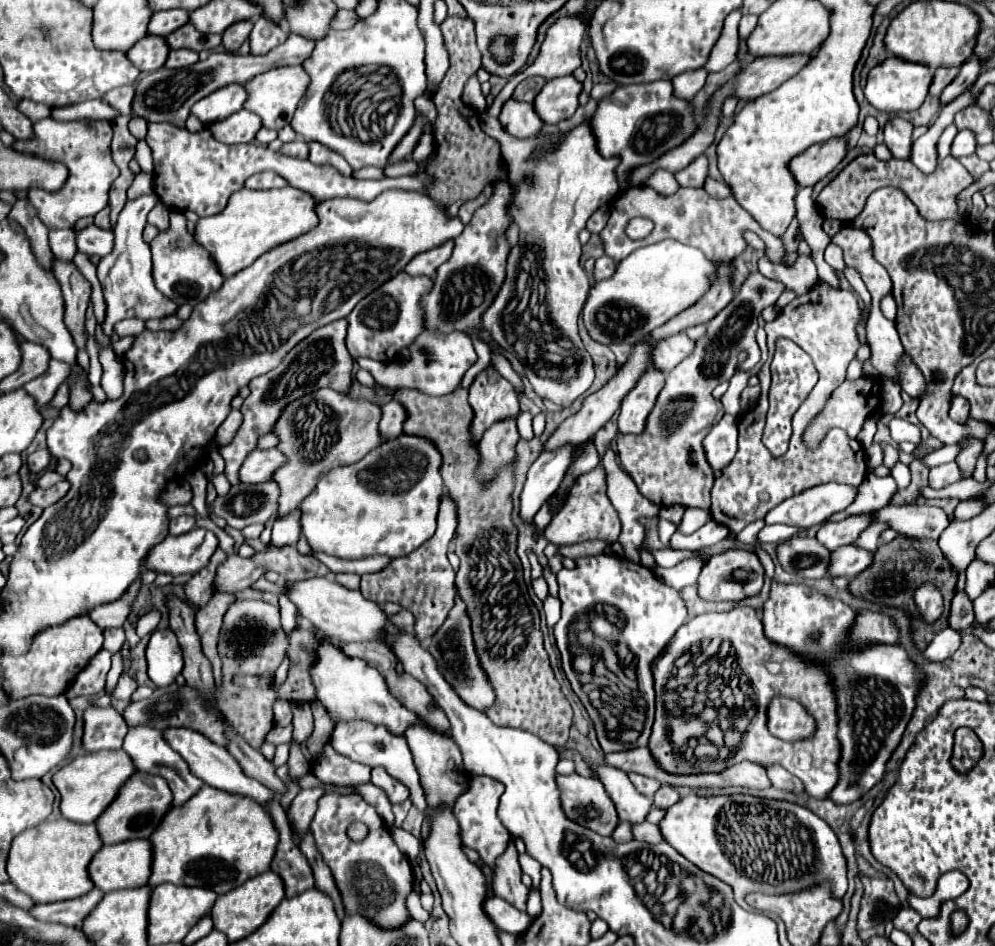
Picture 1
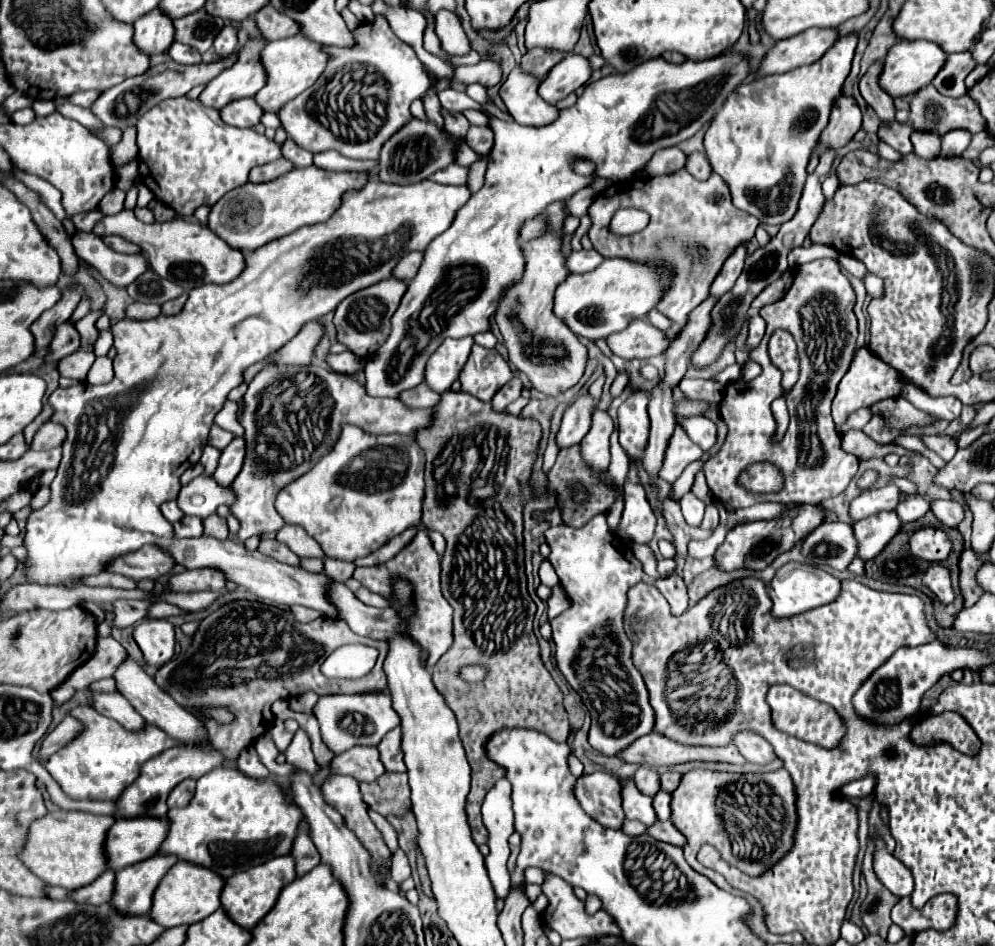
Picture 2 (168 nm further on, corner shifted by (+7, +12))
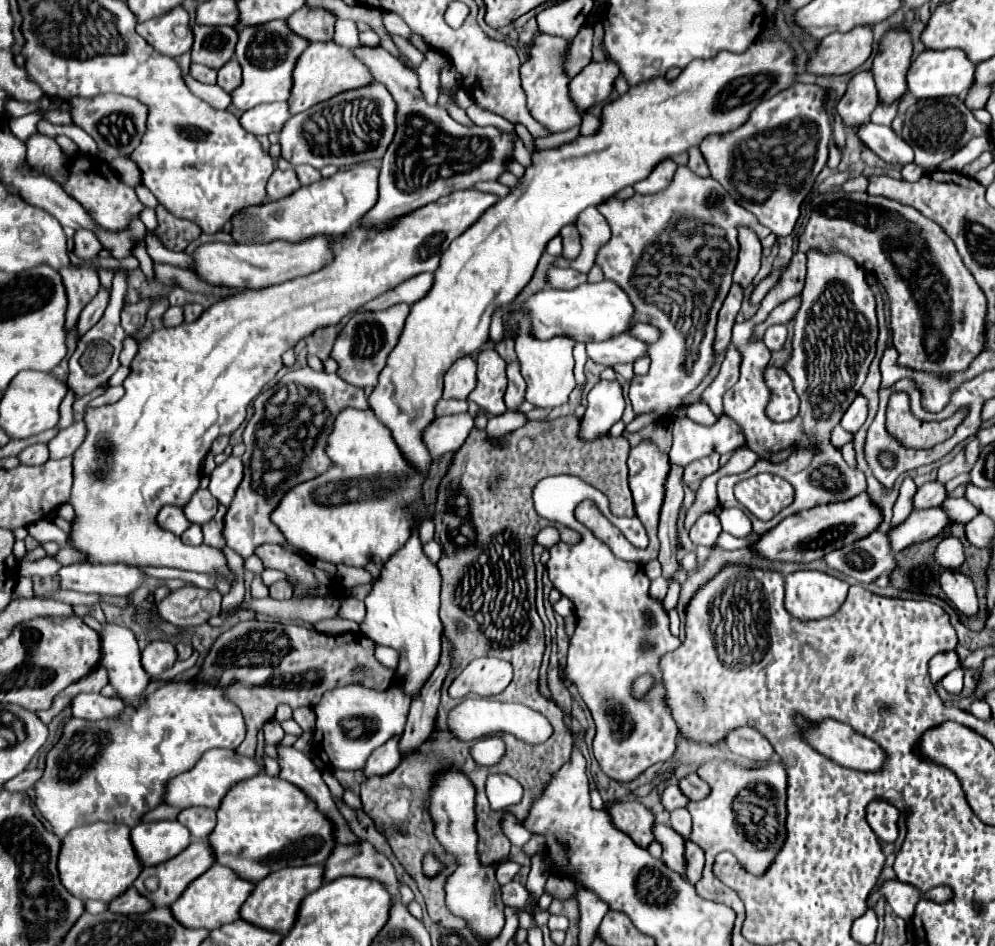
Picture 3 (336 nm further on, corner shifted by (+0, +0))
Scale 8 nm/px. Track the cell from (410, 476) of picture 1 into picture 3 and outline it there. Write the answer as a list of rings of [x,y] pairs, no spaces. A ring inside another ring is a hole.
[[[342,410],[336,418],[326,452],[334,466],[322,476],[294,486],[272,512],[272,522],[282,530],[288,544],[312,558],[358,568],[366,566],[368,562],[384,564],[390,554],[394,554],[394,550],[398,550],[398,546],[410,538],[413,525],[428,518],[428,506],[424,502],[422,490],[426,478],[422,478],[422,474],[418,474],[418,470],[414,470],[414,466],[402,458],[402,452],[398,446],[394,446],[390,430],[374,416],[372,410]]]

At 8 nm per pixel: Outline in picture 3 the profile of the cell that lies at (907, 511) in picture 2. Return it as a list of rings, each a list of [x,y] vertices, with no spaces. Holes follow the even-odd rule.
[[[948,496],[946,502],[940,504],[940,508],[946,512],[950,522],[970,522],[978,514],[978,510],[972,508],[966,498],[952,498],[952,496]]]

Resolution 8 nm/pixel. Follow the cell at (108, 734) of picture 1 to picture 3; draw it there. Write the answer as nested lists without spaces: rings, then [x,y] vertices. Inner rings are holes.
[[[28,768],[28,770],[24,770],[22,774],[18,774],[14,780],[10,780],[4,788],[6,790],[12,790],[12,792],[28,792],[28,790],[32,790],[34,786],[36,786],[36,782],[38,782],[38,778],[42,778],[42,768]]]

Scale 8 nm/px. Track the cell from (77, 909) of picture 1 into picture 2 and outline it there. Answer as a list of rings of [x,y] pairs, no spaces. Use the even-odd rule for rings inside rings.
[[[107,870],[107,872],[101,874],[93,884],[83,886],[83,888],[79,888],[79,890],[73,890],[73,892],[71,892],[71,900],[99,906],[99,904],[111,902],[113,890],[115,890],[115,872]]]

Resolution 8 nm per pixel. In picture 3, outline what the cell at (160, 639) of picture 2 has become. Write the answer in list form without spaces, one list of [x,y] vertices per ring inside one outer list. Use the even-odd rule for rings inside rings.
[[[154,640],[142,650],[142,666],[154,678],[172,668],[178,660],[178,652],[168,640]]]

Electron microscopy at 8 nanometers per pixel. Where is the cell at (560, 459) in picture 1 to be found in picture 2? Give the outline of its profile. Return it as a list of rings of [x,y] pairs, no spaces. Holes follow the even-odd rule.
[[[585,394],[585,396],[577,398],[565,410],[561,428],[557,432],[559,448],[579,444],[585,438],[585,434],[591,430],[591,418],[593,418],[593,412],[597,410],[597,406],[599,406],[599,400],[595,400],[593,396]]]

